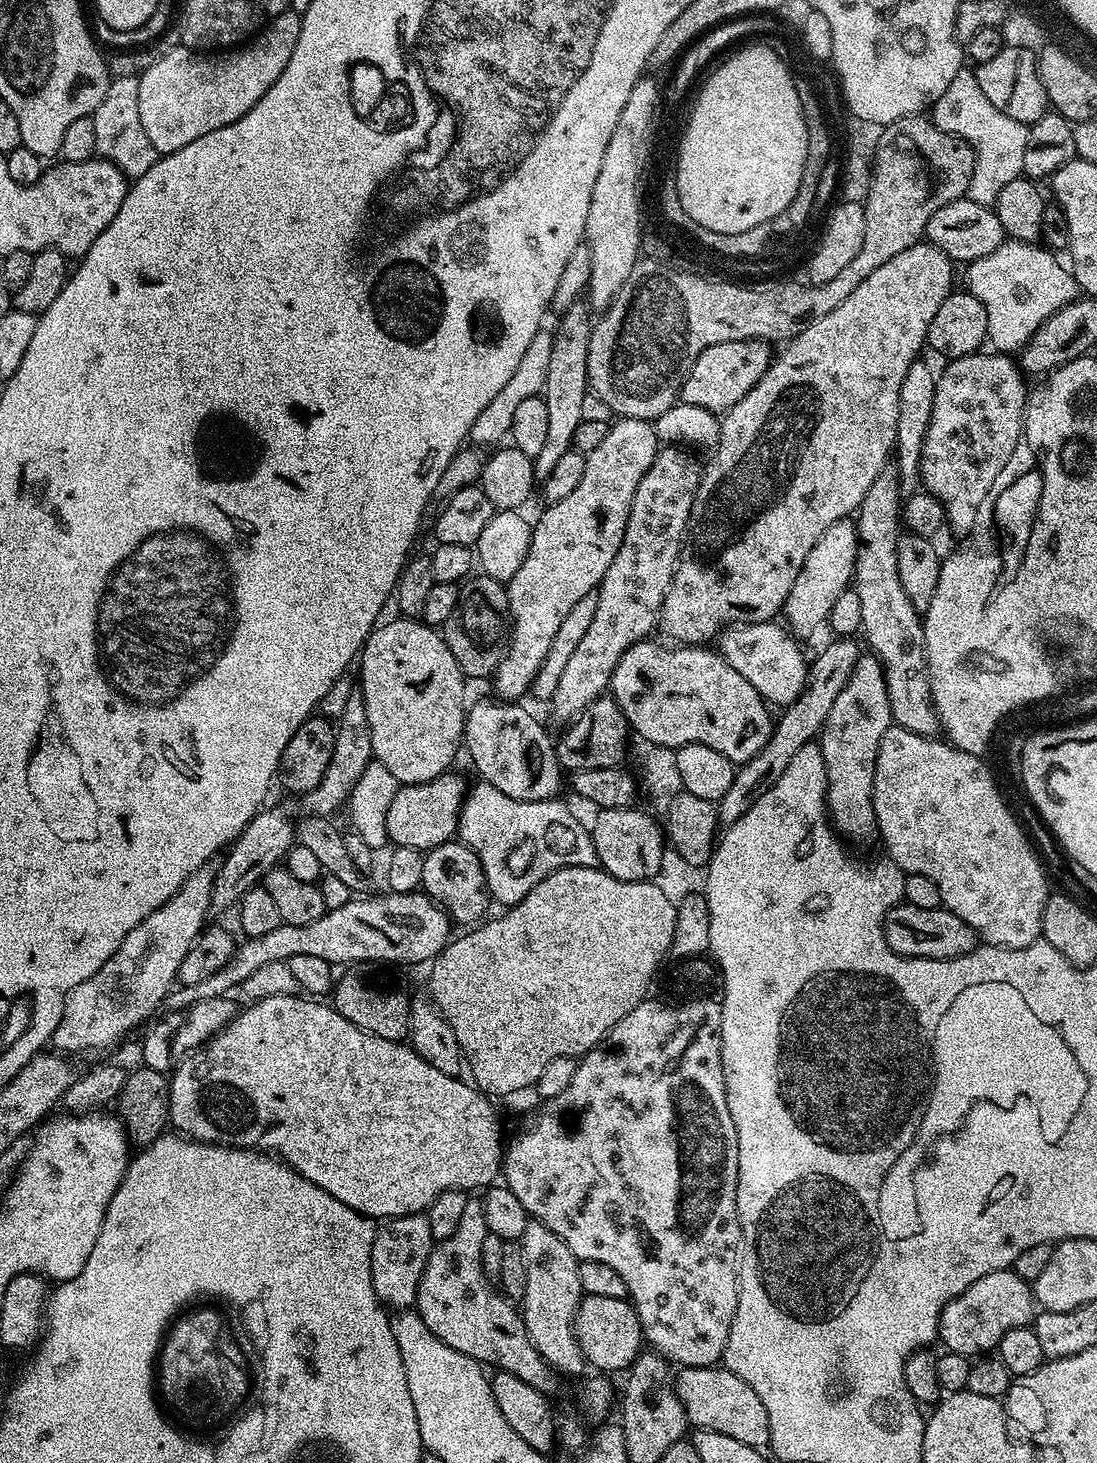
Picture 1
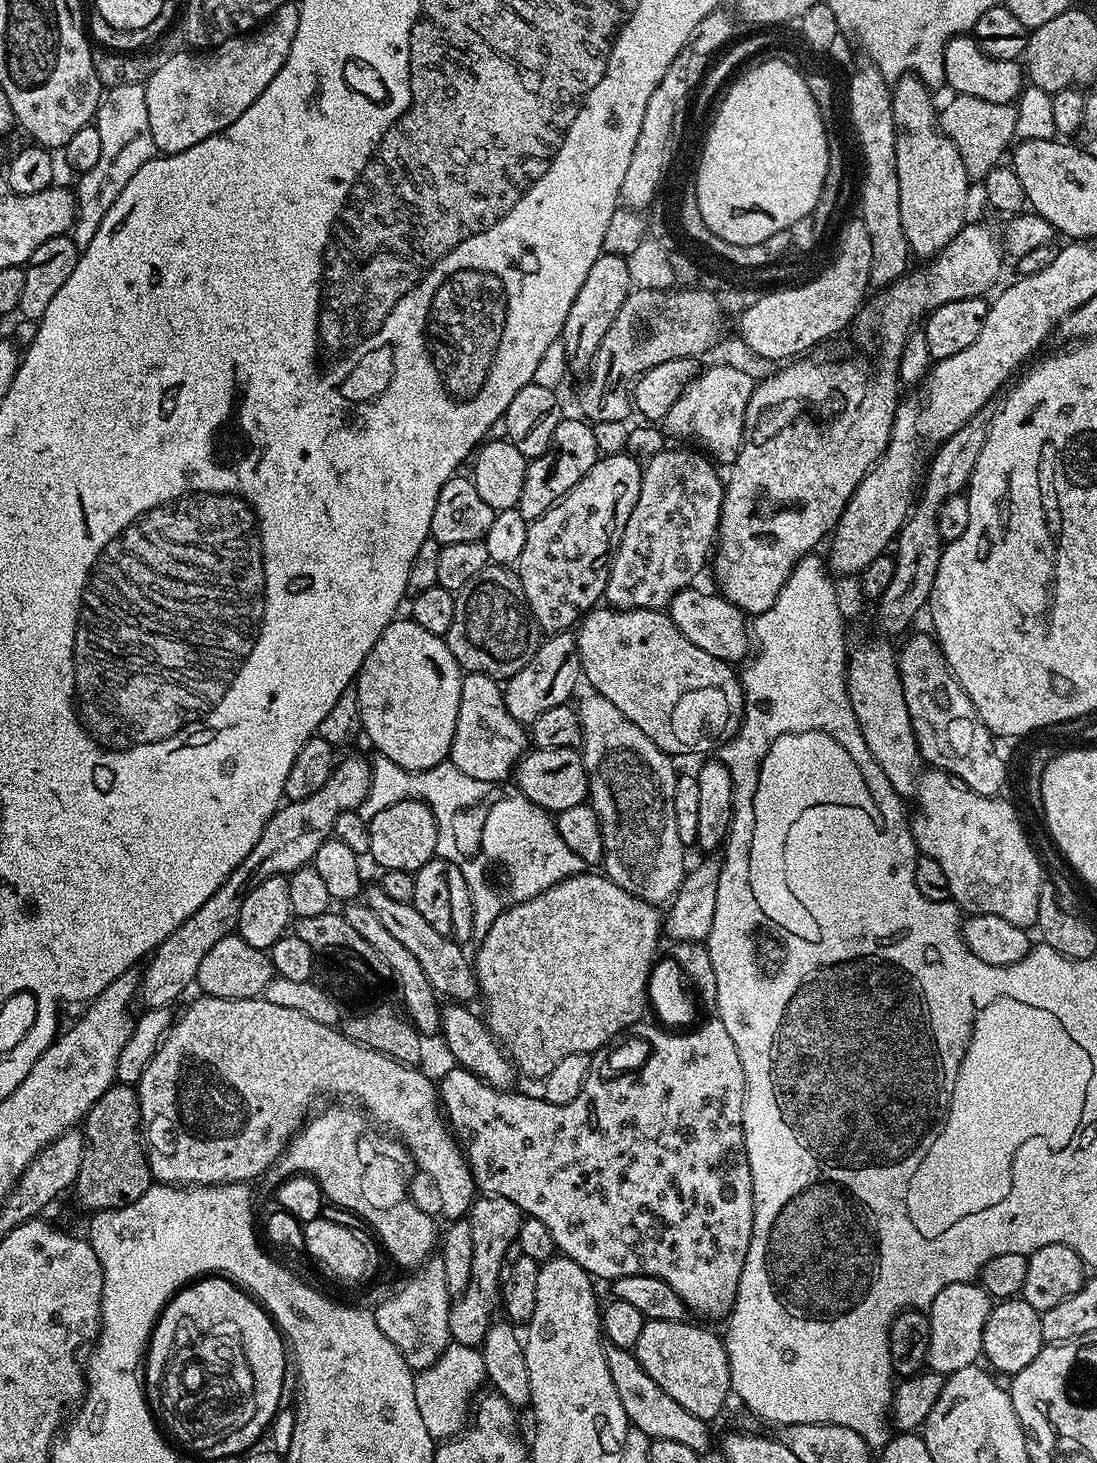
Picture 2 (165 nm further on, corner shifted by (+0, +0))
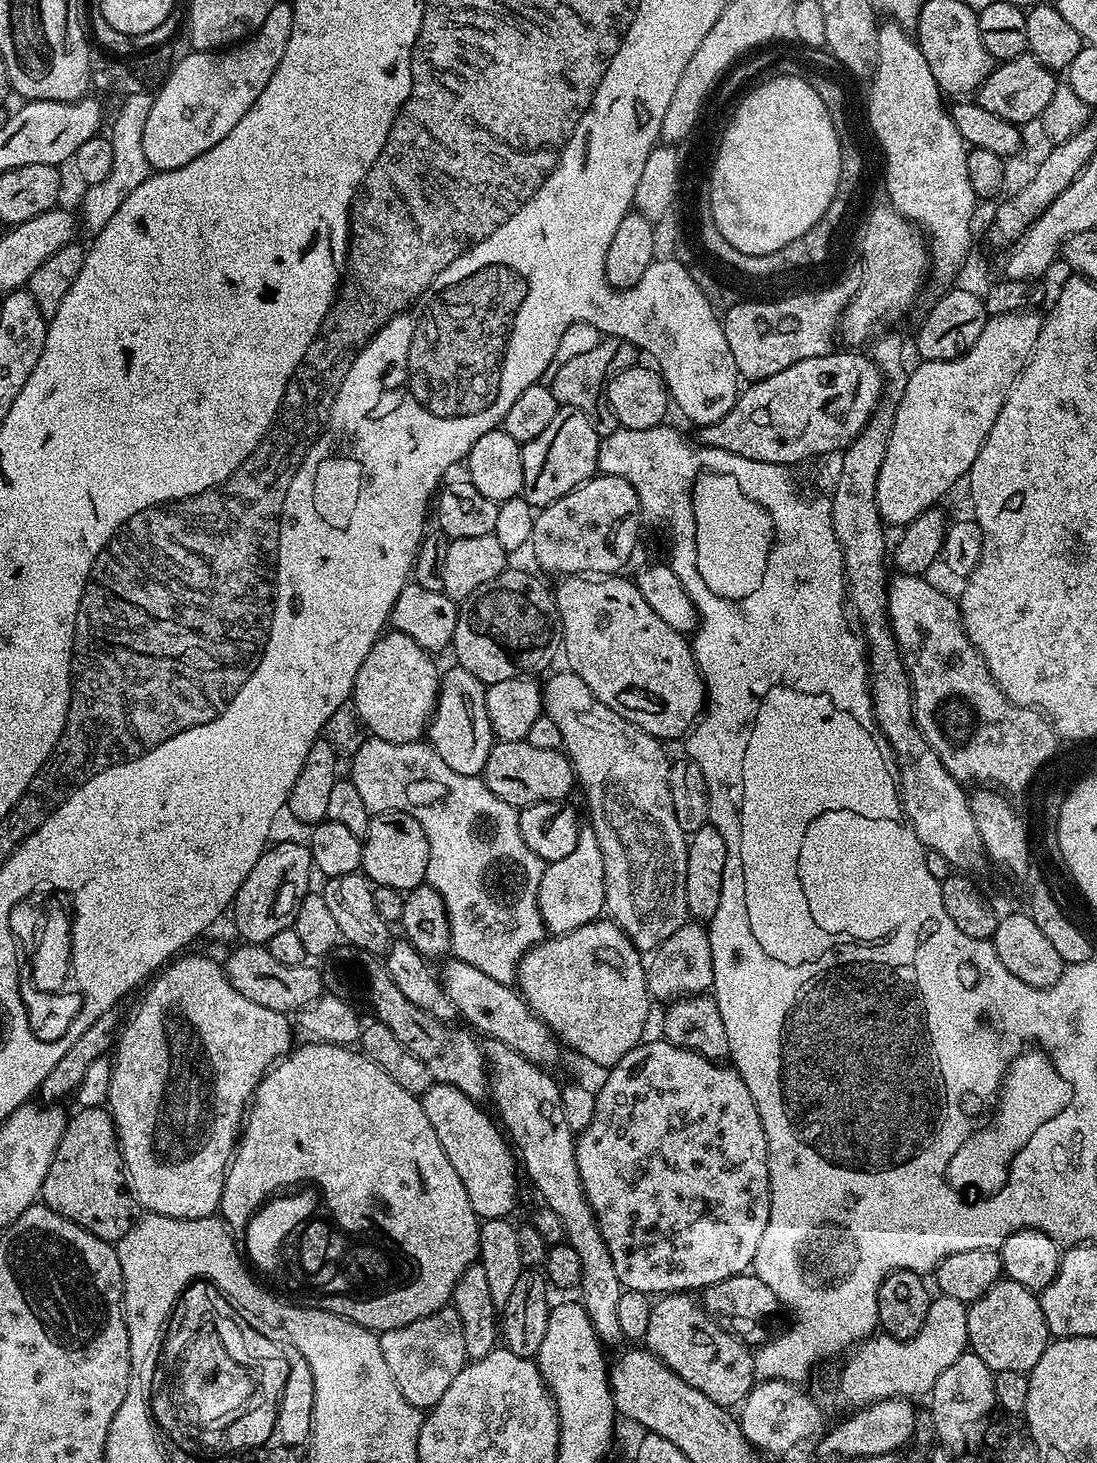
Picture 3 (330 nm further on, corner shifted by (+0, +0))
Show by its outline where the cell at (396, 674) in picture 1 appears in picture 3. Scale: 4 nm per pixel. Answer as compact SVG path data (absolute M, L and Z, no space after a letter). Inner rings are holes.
M388 630L374 642L366 654L358 678L354 678L350 701L357 708L363 727L386 742L417 743L427 733L436 695L440 693L441 673L436 672L433 657L414 638Z

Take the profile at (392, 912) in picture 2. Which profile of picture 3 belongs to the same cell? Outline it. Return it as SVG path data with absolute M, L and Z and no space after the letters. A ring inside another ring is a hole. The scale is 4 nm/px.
M455 958L445 959L443 964L442 983L444 989L446 994L450 994L450 1002L454 1002L459 1019L461 1021L464 1019L465 1025L471 1026L481 1037L497 1040L510 1046L510 1050L522 1054L535 1064L552 1066L548 1064L554 1063L559 1058L560 1052L562 1053L560 1041L528 1009L528 1003L524 1001L524 997L512 984L494 982L494 978L490 978L490 974L482 974L482 970Z

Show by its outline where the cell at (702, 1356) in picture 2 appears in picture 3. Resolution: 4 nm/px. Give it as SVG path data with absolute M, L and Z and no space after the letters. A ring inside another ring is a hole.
M688 1294L661 1295L650 1310L650 1330L646 1330L643 1343L682 1382L702 1390L710 1402L735 1409L743 1404L758 1380L753 1349L717 1326L692 1298Z

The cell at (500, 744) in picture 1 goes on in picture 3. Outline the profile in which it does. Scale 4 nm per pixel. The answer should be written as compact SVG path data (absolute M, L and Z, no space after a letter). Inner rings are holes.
M452 666L440 678L440 693L436 695L436 709L432 711L432 719L428 722L427 743L454 770L454 774L480 776L486 766L486 758L490 758L490 750L494 743L490 718L486 714L485 684L474 674L464 668Z

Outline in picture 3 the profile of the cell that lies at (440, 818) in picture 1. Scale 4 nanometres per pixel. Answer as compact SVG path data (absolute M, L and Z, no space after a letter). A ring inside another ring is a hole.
M377 811L366 834L362 837L362 843L364 846L362 872L373 885L390 886L394 890L407 894L413 888L425 883L428 875L430 842L418 818L405 812Z

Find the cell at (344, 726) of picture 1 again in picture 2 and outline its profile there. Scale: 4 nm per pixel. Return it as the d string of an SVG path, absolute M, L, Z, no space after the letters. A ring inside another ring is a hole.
M348 756L341 764L339 761L333 767L332 776L326 778L326 786L322 786L322 790L310 794L310 798L288 800L283 806L277 808L276 813L270 818L270 822L266 822L266 826L262 830L262 838L258 838L258 842L254 842L254 850L250 850L250 854L246 854L246 858L242 858L242 862L232 871L230 878L226 878L226 882L222 882L222 886L218 886L218 890L214 890L214 894L210 894L210 898L206 898L206 902L202 902L202 906L198 906L198 910L194 910L194 914L190 918L186 918L186 922L182 922L182 926L178 926L178 930L174 930L174 934L167 936L157 946L156 951L151 953L150 959L147 961L149 964L145 969L143 967L140 977L139 1003L142 1002L141 1005L144 1008L166 1008L175 1005L175 1000L188 987L191 989L195 985L198 966L201 964L202 958L216 943L222 942L222 938L236 932L236 923L240 917L240 903L244 901L244 896L250 894L250 890L254 890L254 886L258 886L258 882L266 882L266 878L288 876L300 868L311 865L318 854L318 846L322 846L322 842L332 836L332 827L338 814L355 812L359 809L370 790L371 777L372 765L367 759L364 761L360 756Z

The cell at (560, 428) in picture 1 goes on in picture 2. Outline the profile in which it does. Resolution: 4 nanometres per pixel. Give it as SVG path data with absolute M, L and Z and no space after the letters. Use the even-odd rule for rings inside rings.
M604 252L594 266L590 266L590 274L586 274L586 282L582 282L582 290L578 290L574 302L570 302L570 312L566 314L566 322L560 331L559 341L565 346L569 373L584 374L591 369L594 354L602 338L606 338L606 330L610 330L610 322L614 322L618 310L622 310L622 302L626 302L633 288L625 257Z

